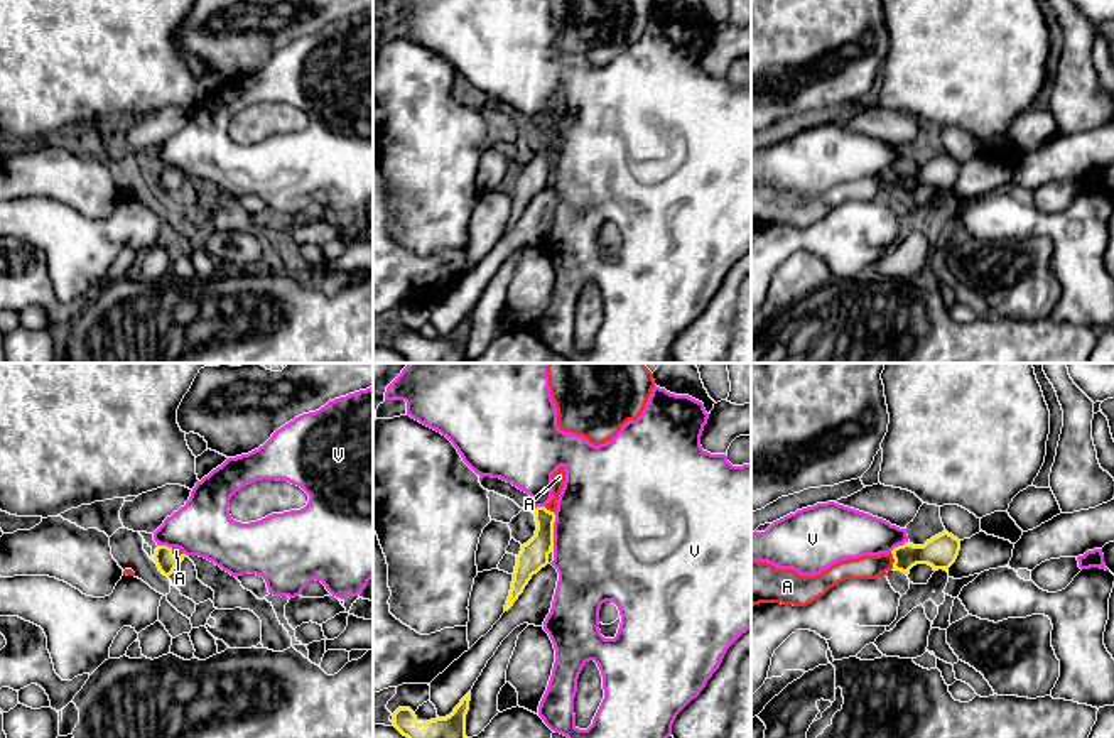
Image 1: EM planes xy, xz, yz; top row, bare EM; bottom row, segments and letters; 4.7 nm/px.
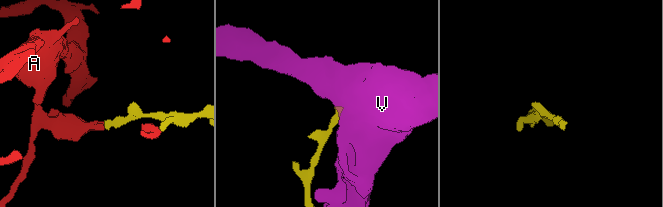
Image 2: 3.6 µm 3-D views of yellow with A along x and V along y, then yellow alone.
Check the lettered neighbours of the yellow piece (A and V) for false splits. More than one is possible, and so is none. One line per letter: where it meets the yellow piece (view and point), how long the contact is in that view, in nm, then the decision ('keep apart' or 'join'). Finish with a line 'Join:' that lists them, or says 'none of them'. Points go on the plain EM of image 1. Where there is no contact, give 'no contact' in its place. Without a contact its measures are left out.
A: meets yellow in yz at (895, 183); contact 80 nm long; join
V: meets yellow in xz at (552, 151); contact 170 nm long; keep apart
Join: A

